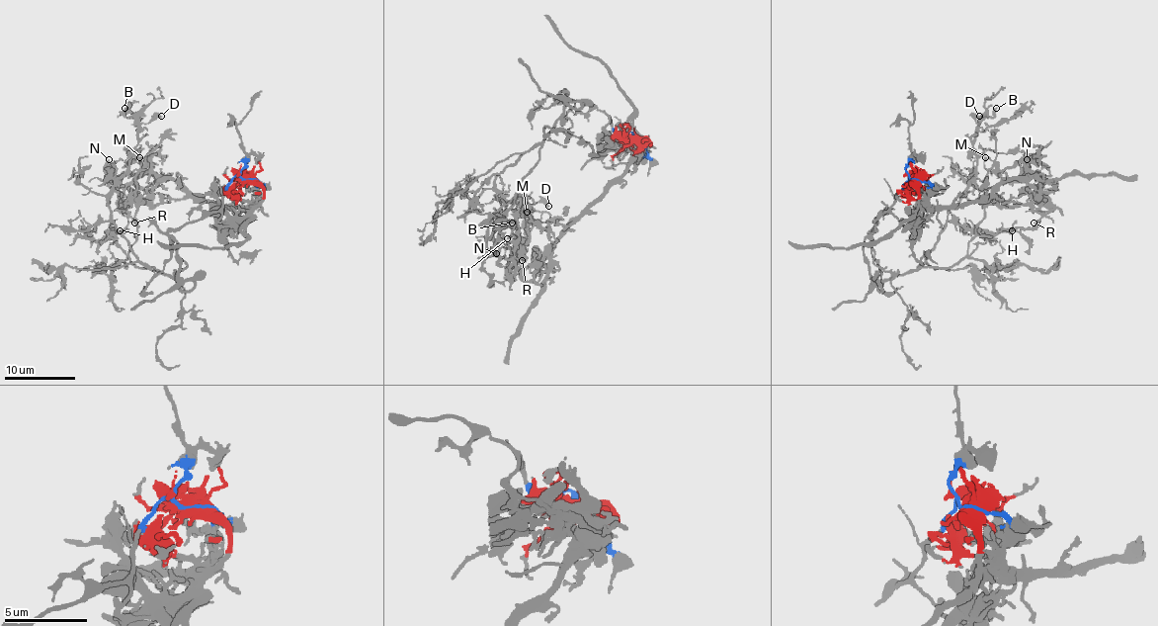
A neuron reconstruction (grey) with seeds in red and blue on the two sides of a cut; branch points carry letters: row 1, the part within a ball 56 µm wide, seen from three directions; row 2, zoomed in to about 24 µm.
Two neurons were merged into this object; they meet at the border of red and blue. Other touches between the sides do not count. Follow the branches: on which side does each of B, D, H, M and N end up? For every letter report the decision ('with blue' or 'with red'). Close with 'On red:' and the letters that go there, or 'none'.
B: with blue
D: with blue
H: with blue
M: with blue
N: with blue
On red: none

